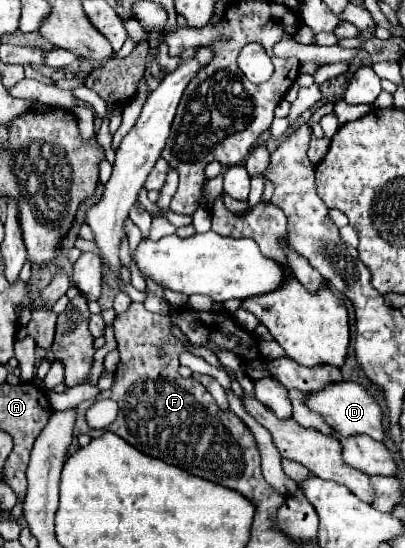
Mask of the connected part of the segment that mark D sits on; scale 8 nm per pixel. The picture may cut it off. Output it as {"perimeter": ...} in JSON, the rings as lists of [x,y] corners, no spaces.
{"perimeter":[[[342,381],[342,383],[332,383],[330,387],[318,391],[318,393],[312,393],[308,399],[306,399],[306,405],[314,411],[318,411],[326,423],[342,437],[352,437],[352,435],[368,435],[372,437],[374,441],[380,441],[384,443],[386,441],[386,435],[384,435],[384,427],[382,427],[382,417],[384,417],[384,411],[382,407],[378,405],[378,401],[358,383],[352,383],[352,381]]]}

